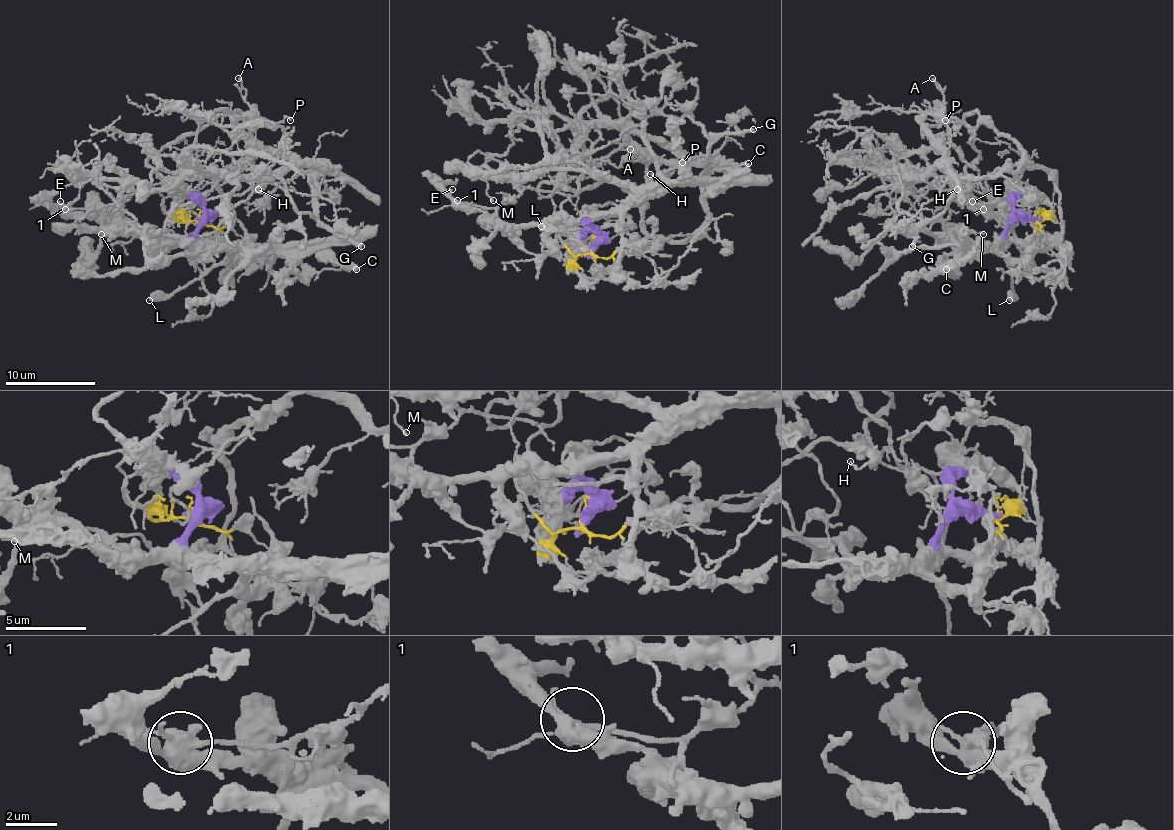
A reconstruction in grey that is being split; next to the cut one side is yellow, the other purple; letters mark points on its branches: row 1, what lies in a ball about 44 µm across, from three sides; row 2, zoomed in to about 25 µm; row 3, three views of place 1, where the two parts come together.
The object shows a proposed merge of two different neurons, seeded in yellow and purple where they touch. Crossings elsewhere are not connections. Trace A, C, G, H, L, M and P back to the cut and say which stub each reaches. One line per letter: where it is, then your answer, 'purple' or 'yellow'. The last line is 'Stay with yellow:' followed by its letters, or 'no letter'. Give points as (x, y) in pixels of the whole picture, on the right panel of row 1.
A: (932, 78) | yellow
C: (946, 269) | purple
G: (912, 246) | yellow
H: (957, 189) | yellow
L: (1009, 300) | purple
M: (983, 234) | purple
P: (945, 120) | yellow
Stay with yellow: A, G, H, P

